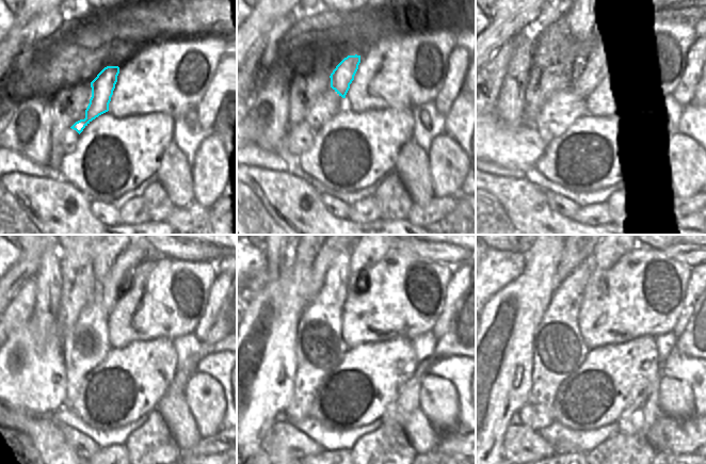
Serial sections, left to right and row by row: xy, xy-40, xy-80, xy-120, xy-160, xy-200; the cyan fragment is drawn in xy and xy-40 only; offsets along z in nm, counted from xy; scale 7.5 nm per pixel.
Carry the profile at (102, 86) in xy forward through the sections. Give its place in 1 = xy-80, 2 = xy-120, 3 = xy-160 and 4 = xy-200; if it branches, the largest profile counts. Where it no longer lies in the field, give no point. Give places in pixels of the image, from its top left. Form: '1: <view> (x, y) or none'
1: xy-80 (584, 72)
2: xy-120 (132, 256)
3: xy-160 (364, 256)
4: xy-200 (604, 256)

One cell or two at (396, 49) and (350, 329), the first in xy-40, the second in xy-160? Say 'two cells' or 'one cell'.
one cell

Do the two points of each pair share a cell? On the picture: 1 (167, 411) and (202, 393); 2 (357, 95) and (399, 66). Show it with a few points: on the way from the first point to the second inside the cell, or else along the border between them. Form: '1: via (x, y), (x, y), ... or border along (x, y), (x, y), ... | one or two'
1: border along (182, 393), (191, 416), (196, 424) | two
2: via (366, 84), (379, 83), (388, 77) | one

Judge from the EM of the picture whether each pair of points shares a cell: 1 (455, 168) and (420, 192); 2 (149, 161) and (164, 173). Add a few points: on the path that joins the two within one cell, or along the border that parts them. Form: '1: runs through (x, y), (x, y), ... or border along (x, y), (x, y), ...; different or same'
1: border along (428, 159), (432, 192), (435, 195); different
2: border along (167, 145), (155, 174); different

